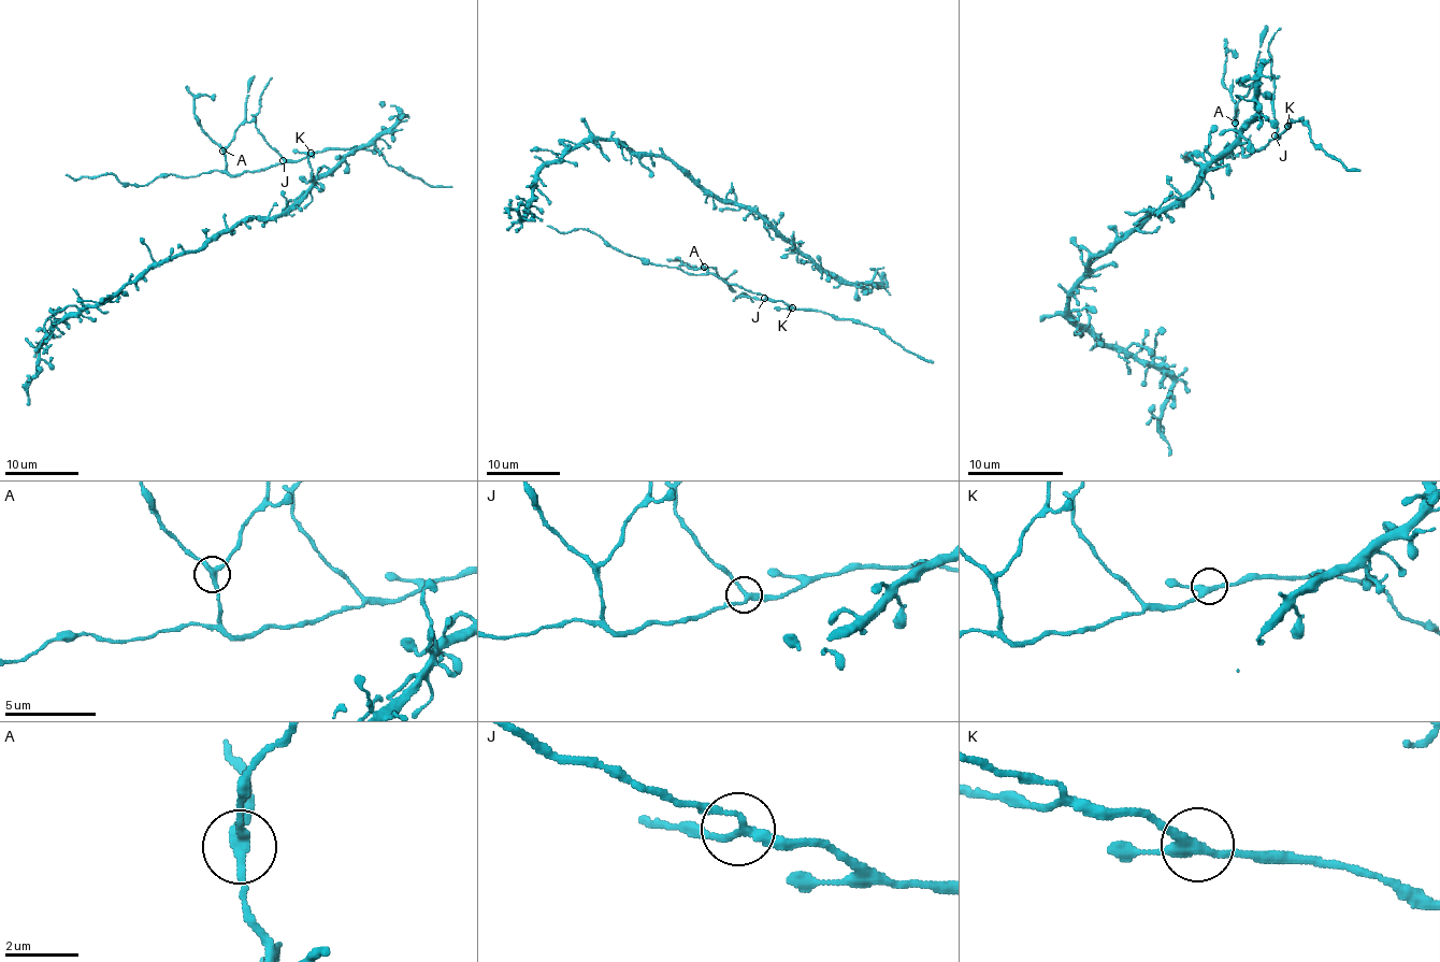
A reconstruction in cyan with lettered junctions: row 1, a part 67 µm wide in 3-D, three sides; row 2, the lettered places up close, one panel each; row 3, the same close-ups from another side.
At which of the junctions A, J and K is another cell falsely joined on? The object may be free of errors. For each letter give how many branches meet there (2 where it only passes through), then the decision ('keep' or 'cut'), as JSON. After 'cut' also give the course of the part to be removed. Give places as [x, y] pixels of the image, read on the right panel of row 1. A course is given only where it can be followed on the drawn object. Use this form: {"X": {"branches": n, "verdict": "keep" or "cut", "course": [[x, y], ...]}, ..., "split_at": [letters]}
{"A": {"branches": 3, "verdict": "cut", "course": [[1234, 124], [1237, 101], [1224, 77], [1227, 54], [1232, 52], [1237, 56]]}, "J": {"branches": 3, "verdict": "keep"}, "K": {"branches": 3, "verdict": "keep"}, "split_at": ["A"]}

